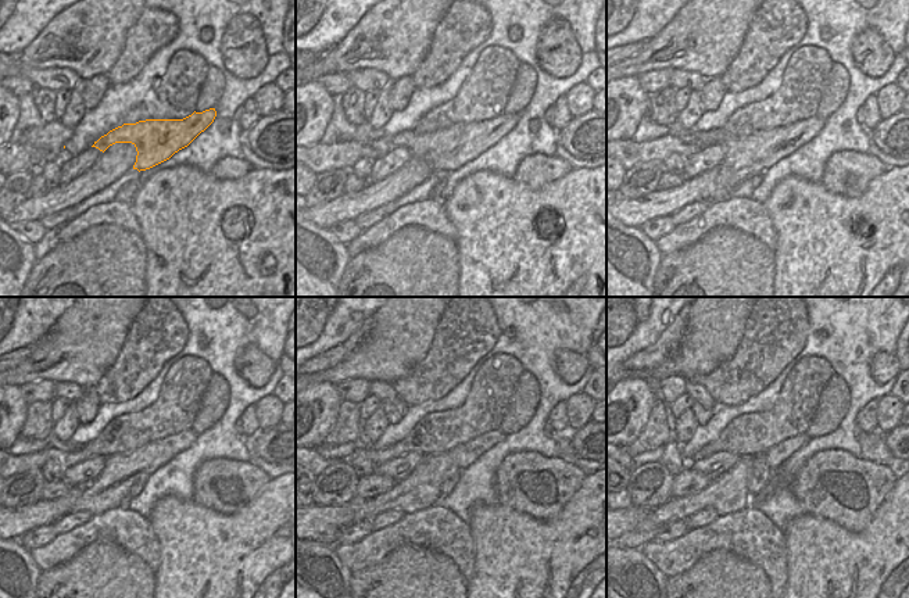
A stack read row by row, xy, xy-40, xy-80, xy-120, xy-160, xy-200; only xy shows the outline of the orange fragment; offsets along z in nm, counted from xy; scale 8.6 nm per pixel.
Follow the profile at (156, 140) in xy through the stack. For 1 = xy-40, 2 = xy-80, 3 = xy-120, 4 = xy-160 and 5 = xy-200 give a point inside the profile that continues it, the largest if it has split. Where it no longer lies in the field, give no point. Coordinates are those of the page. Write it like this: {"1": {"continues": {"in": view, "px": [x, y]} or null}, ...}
{"1": {"continues": {"in": "xy-40", "px": [448, 149]}}, "2": {"continues": {"in": "xy-80", "px": [757, 153]}}, "3": {"continues": {"in": "xy-120", "px": [113, 484]}}, "4": {"continues": {"in": "xy-160", "px": [421, 489]}}, "5": {"continues": {"in": "xy-200", "px": [727, 494]}}}

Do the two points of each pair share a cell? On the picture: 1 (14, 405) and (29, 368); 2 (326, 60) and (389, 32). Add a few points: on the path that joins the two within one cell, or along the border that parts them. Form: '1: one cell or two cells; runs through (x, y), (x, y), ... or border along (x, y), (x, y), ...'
1: two cells; border along (14, 385), (18, 386)
2: one cell; runs through (342, 58), (374, 43)

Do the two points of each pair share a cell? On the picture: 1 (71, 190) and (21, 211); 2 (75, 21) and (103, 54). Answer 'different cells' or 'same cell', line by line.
1: same cell
2: same cell

